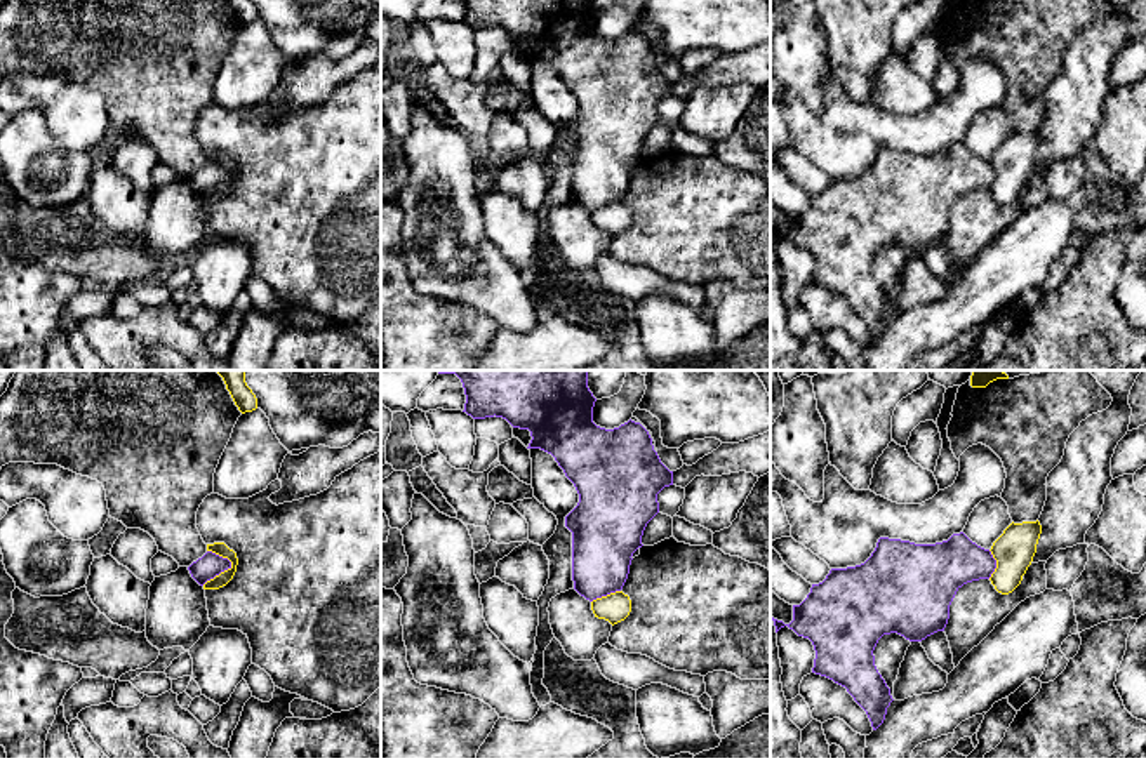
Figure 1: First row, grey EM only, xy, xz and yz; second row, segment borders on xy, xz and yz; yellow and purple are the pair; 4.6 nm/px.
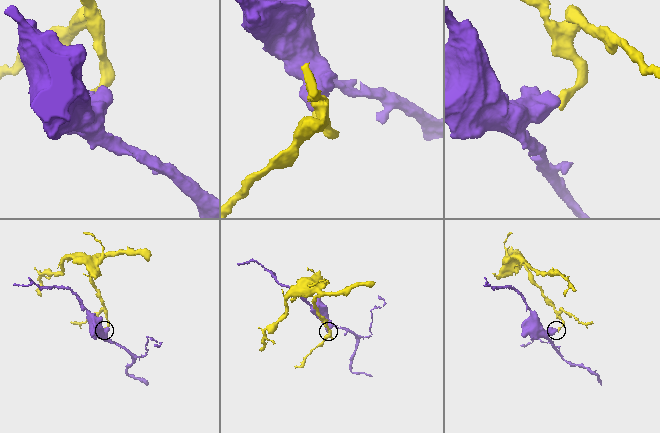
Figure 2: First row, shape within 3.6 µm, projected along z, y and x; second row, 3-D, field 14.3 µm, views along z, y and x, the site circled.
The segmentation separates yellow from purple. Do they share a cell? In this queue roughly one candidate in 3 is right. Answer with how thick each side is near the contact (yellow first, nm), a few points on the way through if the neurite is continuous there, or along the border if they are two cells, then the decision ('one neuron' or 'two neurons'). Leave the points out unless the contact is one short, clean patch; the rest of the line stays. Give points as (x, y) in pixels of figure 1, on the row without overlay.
60/110 nm | along xy (232, 172), (202, 195) | two neurons

